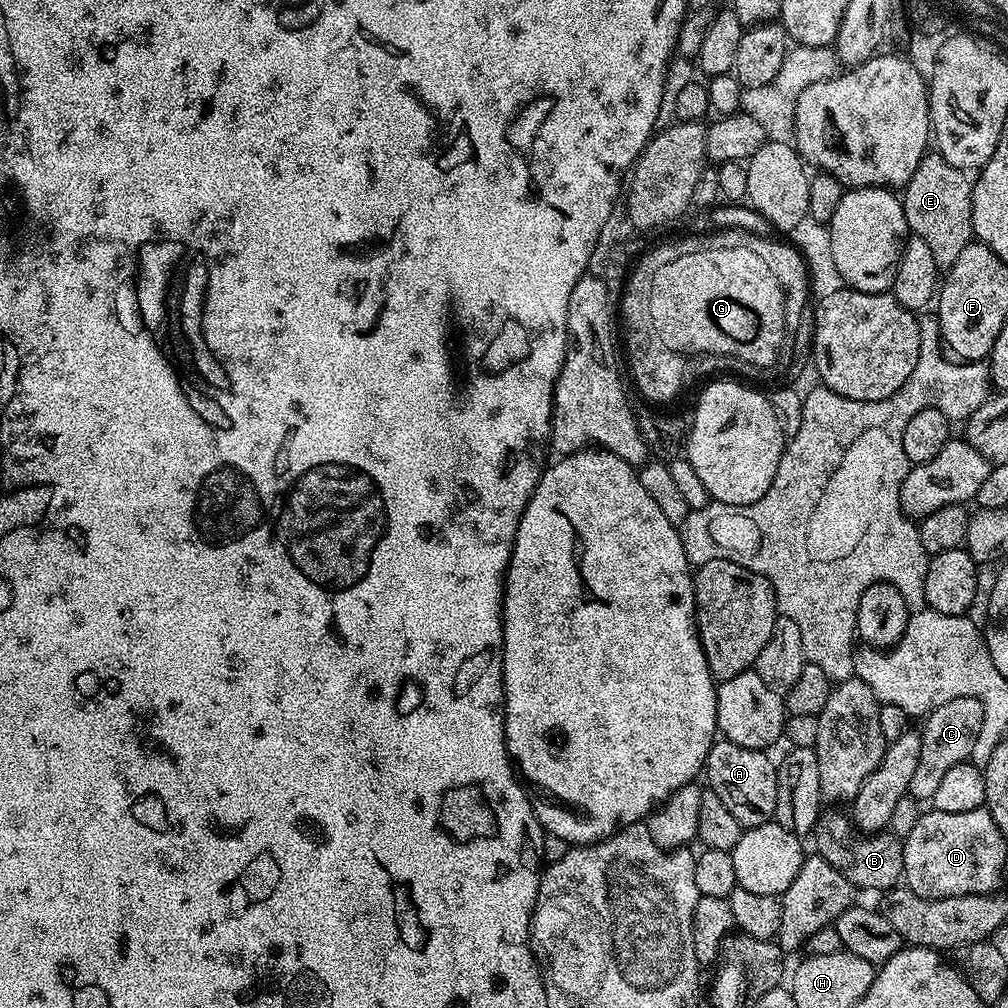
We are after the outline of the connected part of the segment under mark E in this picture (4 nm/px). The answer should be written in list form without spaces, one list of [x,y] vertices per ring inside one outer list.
[[[939,151],[925,152],[914,178],[902,189],[902,203],[908,231],[911,235],[922,238],[930,252],[934,254],[937,268],[947,270],[958,262],[958,254],[973,243],[972,234],[972,185],[969,173],[963,168],[950,166]]]

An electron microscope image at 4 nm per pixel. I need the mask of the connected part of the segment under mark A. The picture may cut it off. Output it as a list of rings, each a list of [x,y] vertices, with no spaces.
[[[723,738],[717,739],[708,752],[707,787],[714,794],[718,794],[718,798],[722,798],[722,803],[730,809],[730,814],[734,814],[734,818],[738,818],[738,822],[744,828],[767,824],[776,815],[778,764],[775,759],[772,761],[768,755],[767,751],[738,746]]]

